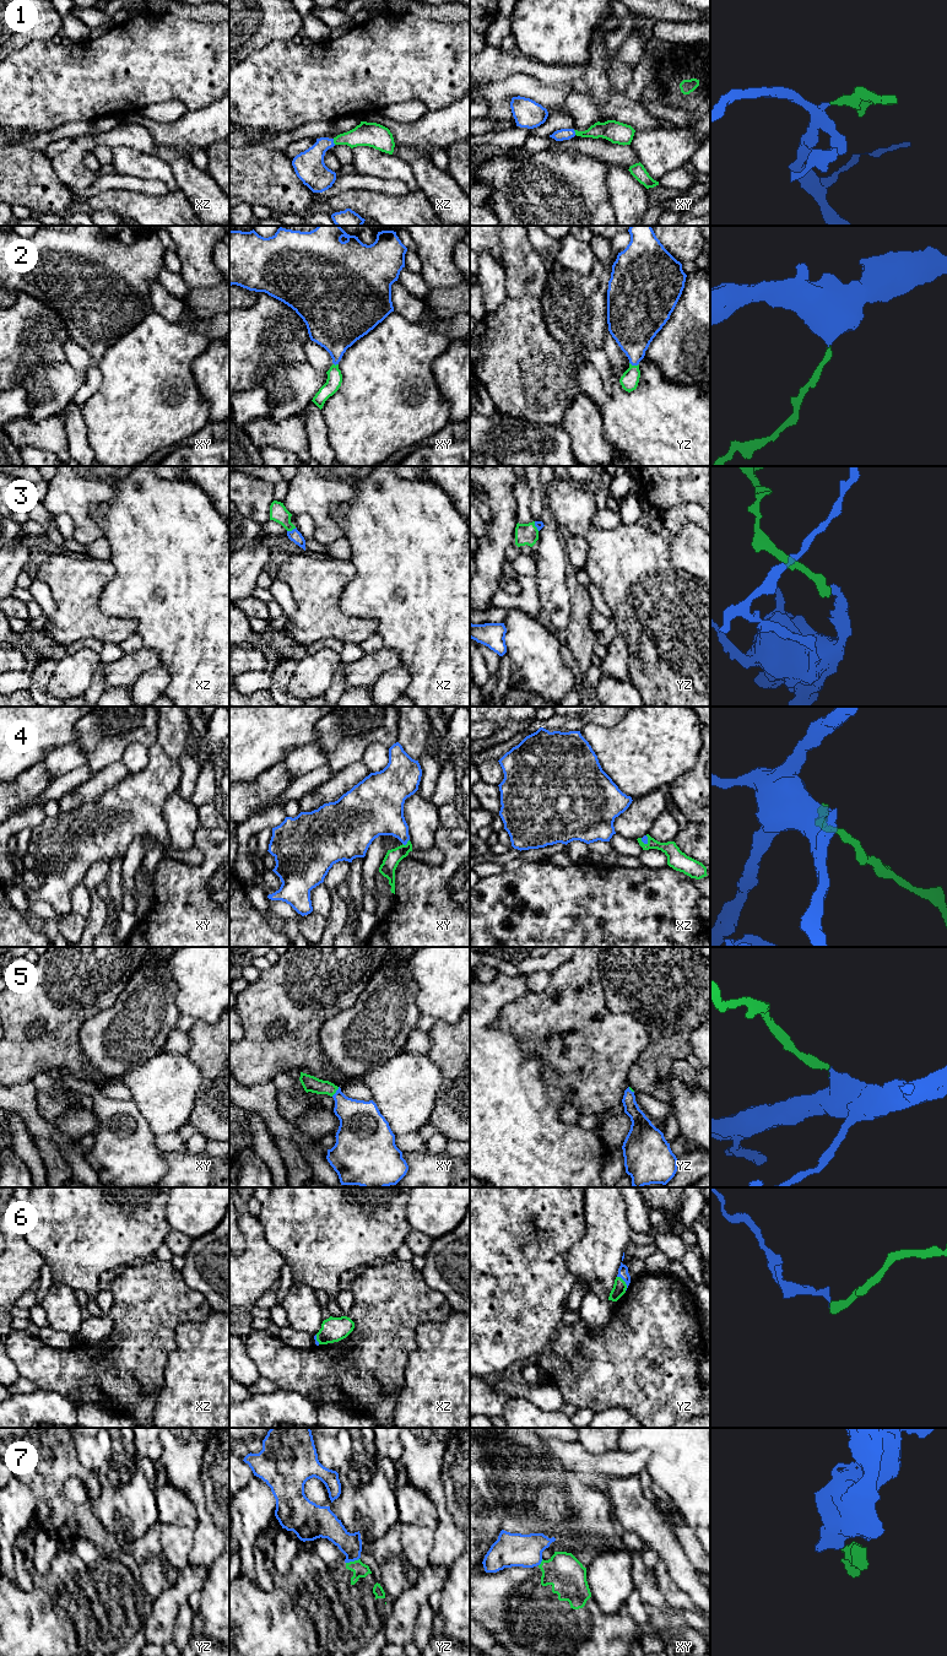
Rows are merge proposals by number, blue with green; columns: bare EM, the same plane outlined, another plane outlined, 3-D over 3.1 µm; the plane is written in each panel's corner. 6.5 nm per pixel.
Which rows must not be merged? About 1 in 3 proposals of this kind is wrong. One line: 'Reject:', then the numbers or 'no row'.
Reject: 7

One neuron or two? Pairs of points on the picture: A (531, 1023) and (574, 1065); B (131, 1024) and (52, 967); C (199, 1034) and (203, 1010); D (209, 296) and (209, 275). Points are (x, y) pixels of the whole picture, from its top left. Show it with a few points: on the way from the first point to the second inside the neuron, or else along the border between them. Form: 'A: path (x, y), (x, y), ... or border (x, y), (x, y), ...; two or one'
A: path (542, 1035), (542, 1040), (562, 1056); one
B: border (125, 984), (118, 999), (109, 1007), (84, 1022); two
C: border (195, 1019), (216, 1022); two
D: border (216, 285), (190, 288); two

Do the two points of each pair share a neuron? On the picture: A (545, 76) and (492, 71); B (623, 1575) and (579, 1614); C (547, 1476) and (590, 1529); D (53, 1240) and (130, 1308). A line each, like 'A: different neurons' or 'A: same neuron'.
A: same neuron
B: different neurons
C: same neuron
D: different neurons

